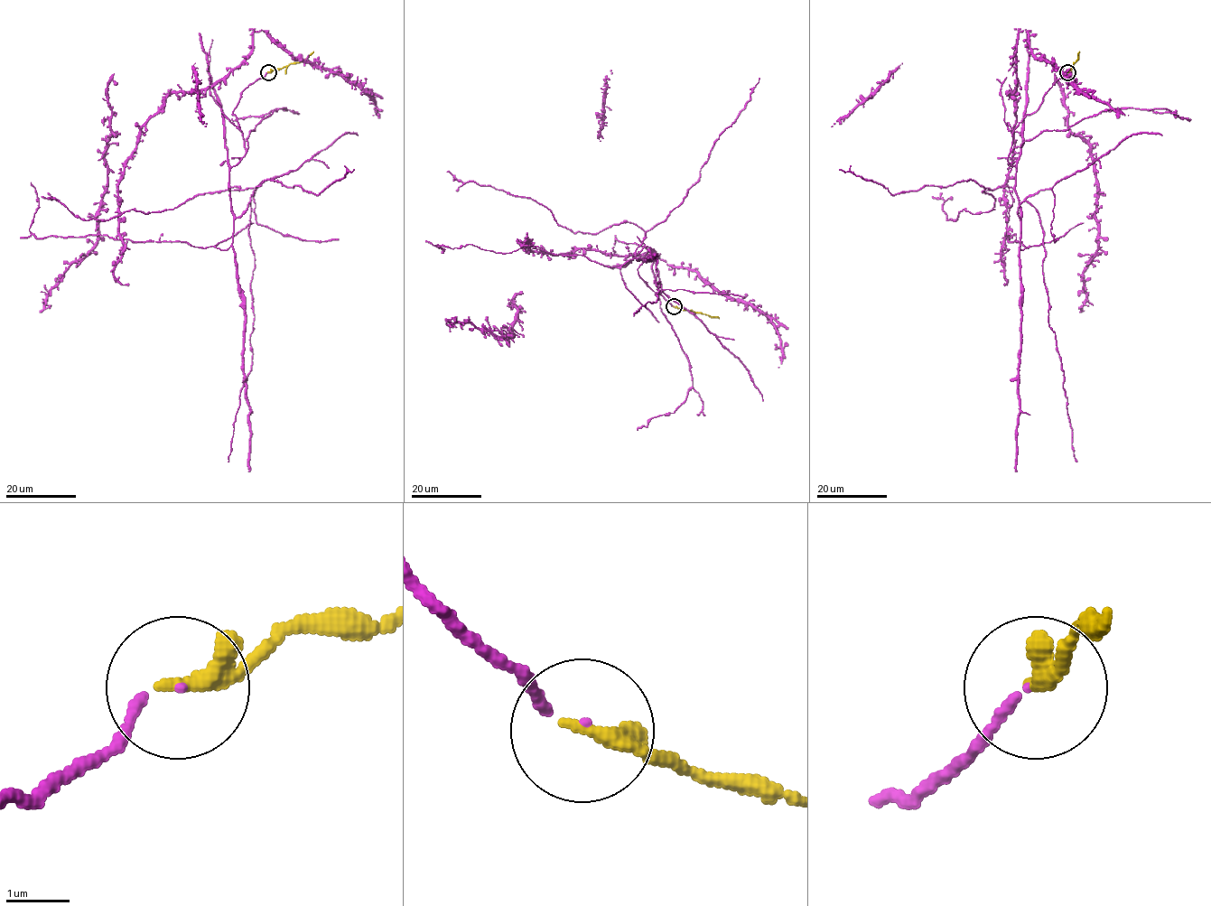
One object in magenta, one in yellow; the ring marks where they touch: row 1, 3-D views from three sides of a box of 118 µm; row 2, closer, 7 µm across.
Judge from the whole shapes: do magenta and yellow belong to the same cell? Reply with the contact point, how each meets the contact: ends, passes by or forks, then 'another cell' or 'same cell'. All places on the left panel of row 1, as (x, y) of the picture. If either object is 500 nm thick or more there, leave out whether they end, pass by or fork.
place (268, 72); magenta ends; yellow ends; same cell

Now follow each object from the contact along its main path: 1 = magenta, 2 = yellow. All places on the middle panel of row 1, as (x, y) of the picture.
1: (674, 306), (638, 274), (650, 247), (608, 267), (524, 242), (688, 267), (771, 320), (778, 367)
2: (674, 307), (719, 318)

